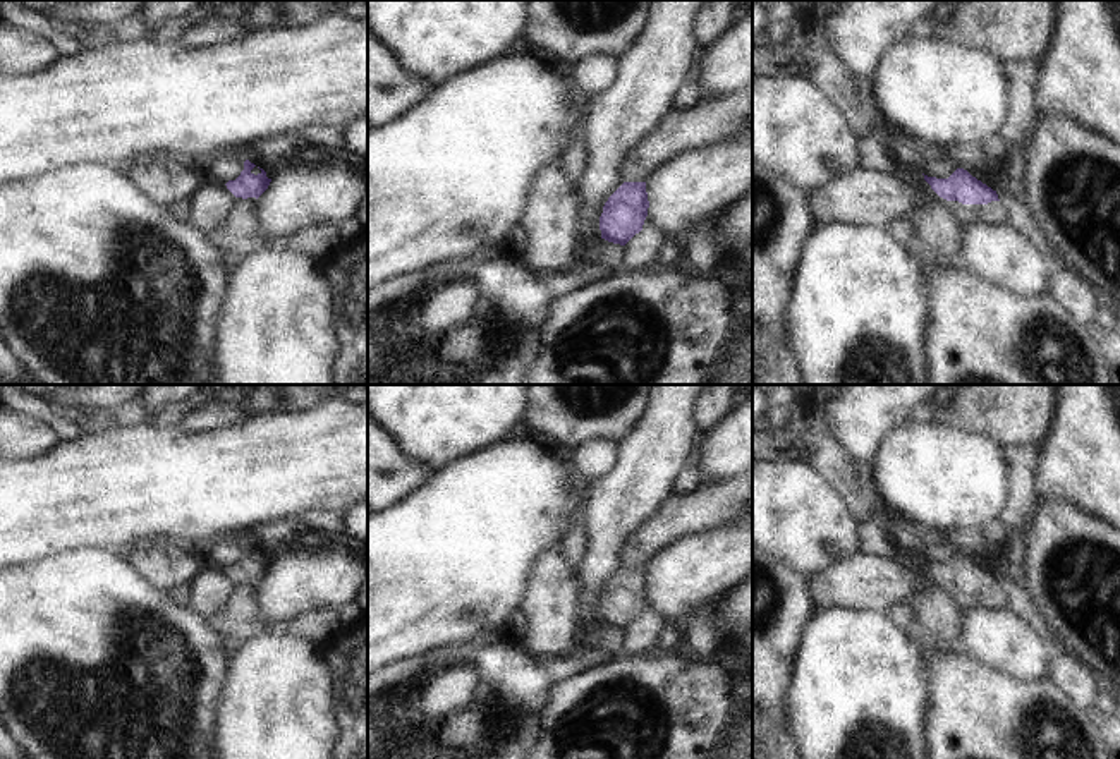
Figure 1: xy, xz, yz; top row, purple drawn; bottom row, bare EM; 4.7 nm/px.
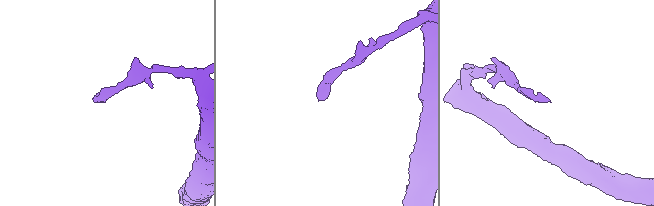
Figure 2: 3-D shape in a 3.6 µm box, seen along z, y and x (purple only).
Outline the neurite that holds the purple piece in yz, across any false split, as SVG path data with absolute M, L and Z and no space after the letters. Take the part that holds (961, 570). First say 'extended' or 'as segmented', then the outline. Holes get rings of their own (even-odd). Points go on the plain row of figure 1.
extended; M957 553L948 563L924 560L931 574L945 584L945 592L965 611L1008 610L1008 601L996 575Z

